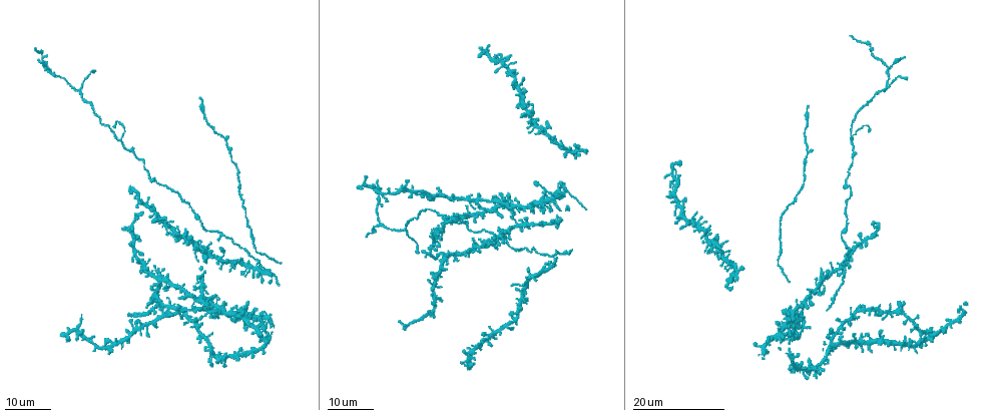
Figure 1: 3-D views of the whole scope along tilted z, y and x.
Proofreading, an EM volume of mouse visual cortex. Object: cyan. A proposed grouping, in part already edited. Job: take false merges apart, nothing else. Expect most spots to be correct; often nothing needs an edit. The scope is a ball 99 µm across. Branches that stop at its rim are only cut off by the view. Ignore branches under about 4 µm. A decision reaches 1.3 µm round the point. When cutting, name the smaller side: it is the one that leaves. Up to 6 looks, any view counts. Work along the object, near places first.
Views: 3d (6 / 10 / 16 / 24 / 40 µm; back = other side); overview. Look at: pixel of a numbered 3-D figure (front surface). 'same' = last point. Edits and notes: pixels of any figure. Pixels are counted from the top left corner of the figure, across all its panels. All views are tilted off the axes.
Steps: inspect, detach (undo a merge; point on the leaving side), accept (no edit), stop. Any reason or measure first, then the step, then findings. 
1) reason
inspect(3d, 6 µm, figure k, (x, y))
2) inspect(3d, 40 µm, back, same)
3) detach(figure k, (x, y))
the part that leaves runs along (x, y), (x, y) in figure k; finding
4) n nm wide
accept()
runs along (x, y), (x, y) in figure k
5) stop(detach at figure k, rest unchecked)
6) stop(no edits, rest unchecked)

arms run side by side
inspect(3d, 16 µm, figure 1, (404, 190))

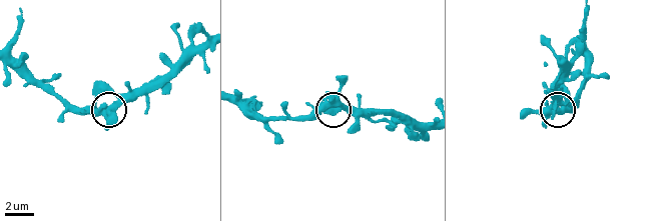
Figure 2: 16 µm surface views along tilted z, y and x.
inspect(3d, 6 µm, figure 2, (328, 106))

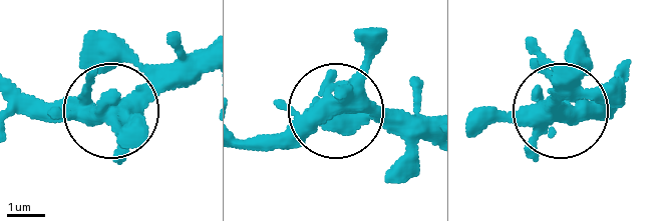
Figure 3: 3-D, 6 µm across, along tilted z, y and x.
410 nm wide
accept()
all the same cell

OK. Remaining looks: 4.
thick turns thin
inspect(3d, 16 µm, figure 1, (78, 334))

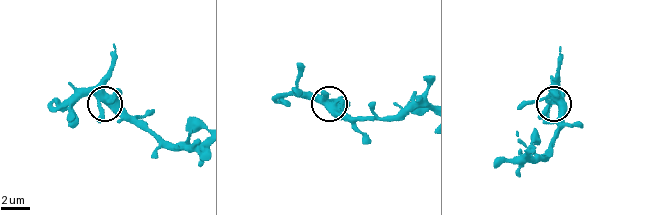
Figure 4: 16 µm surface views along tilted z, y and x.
inspect(3d, 6 µm, figure 4, (106, 103))

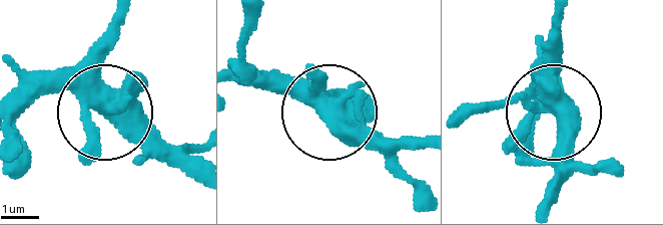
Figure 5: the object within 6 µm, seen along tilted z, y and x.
accept()
one cell here

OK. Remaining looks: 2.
thin arm on a thick one
inspect(3d, 16 µm, figure 1, (882, 92))

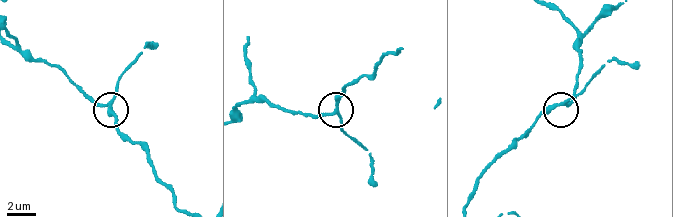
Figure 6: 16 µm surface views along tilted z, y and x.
inspect(3d, 10 µm, figure 6, (336, 113))

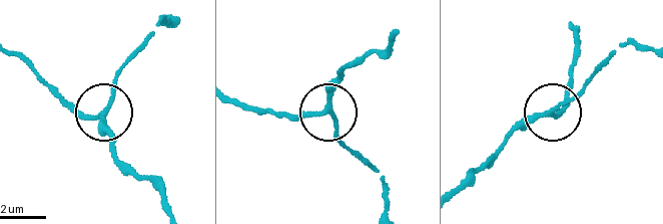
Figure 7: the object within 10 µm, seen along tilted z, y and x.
accept()
runs along (167, 206), (122, 166), (104, 129), (122, 70) in figure 7; all the same cell

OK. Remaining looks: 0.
stop(no edits, rest unchecked)

